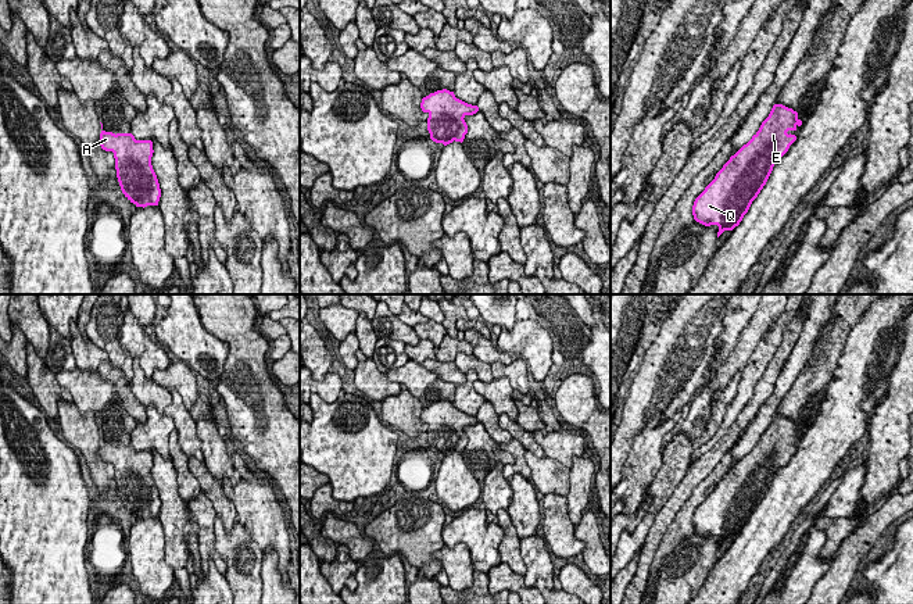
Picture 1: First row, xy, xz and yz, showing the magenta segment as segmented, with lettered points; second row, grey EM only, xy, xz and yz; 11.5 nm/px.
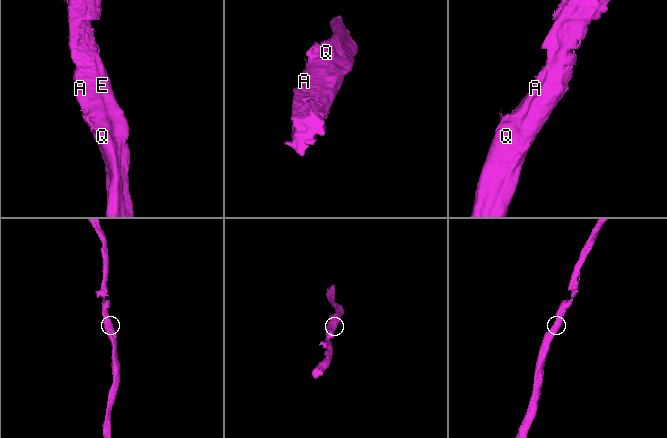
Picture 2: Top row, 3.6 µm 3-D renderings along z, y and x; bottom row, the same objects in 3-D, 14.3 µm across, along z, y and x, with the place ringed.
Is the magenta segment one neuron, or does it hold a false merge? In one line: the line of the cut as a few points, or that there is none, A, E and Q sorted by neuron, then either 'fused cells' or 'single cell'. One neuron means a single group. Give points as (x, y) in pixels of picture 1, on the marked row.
cut none; groups A E Q; single cell

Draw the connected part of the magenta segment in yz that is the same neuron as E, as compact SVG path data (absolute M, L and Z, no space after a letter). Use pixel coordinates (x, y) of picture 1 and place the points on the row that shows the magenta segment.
M774 104L752 139L730 157L695 199L694 219L705 226L717 225L717 237L738 226L766 185L776 161L796 140L787 132L801 125L796 111Z

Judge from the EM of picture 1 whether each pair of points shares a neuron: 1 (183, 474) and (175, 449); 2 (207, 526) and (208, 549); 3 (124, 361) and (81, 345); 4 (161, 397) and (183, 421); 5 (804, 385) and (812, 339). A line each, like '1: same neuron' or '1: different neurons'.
1: same neuron
2: same neuron
3: different neurons
4: different neurons
5: different neurons

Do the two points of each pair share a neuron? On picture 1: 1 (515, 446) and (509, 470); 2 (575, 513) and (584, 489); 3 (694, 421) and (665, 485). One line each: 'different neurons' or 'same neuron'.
1: same neuron
2: same neuron
3: different neurons

